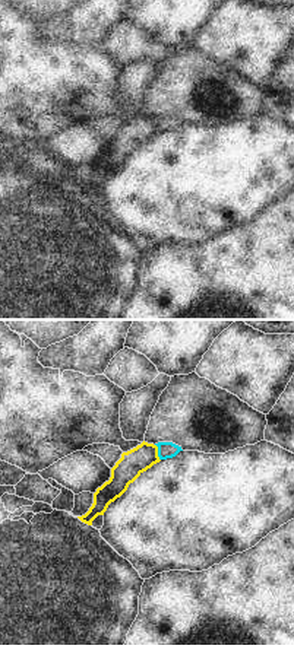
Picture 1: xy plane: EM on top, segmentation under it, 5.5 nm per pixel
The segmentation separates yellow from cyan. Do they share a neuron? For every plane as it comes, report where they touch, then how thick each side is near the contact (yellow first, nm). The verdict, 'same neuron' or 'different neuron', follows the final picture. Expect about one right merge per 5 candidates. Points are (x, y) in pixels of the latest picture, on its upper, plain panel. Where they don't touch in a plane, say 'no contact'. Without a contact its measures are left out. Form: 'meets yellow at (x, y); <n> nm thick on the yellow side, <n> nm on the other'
meets yellow at (157, 126); 150 nm thick on the yellow side, 100 nm on the other

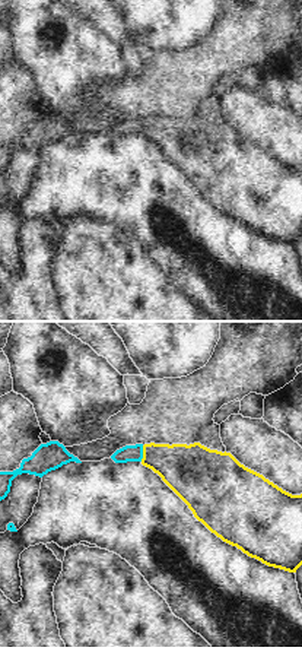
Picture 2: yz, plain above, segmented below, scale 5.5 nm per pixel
meets yellow at (143, 126); 280 nm thick on the yellow side, 100 nm on the other

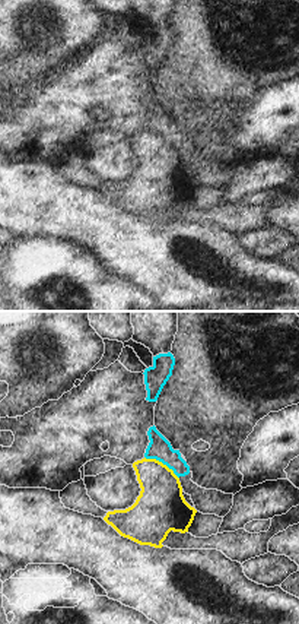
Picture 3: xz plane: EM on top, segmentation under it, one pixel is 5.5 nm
meets yellow at (161, 135); 280 nm thick on the yellow side, 120 nm on the other

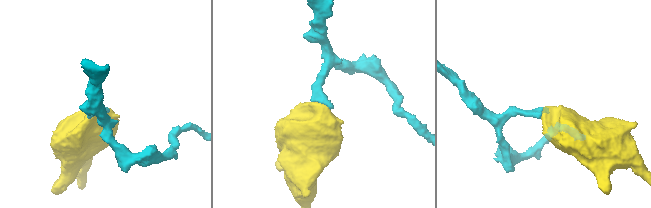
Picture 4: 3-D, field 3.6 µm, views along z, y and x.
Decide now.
different neuron

